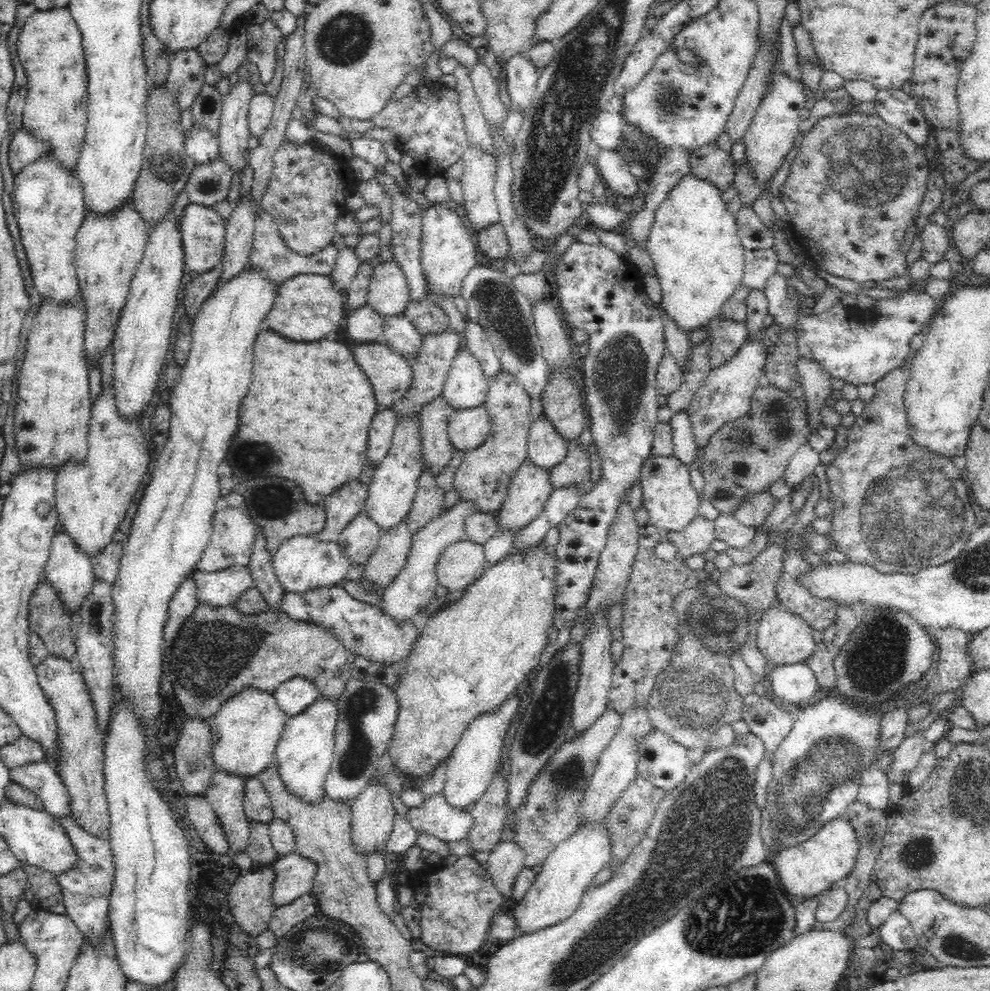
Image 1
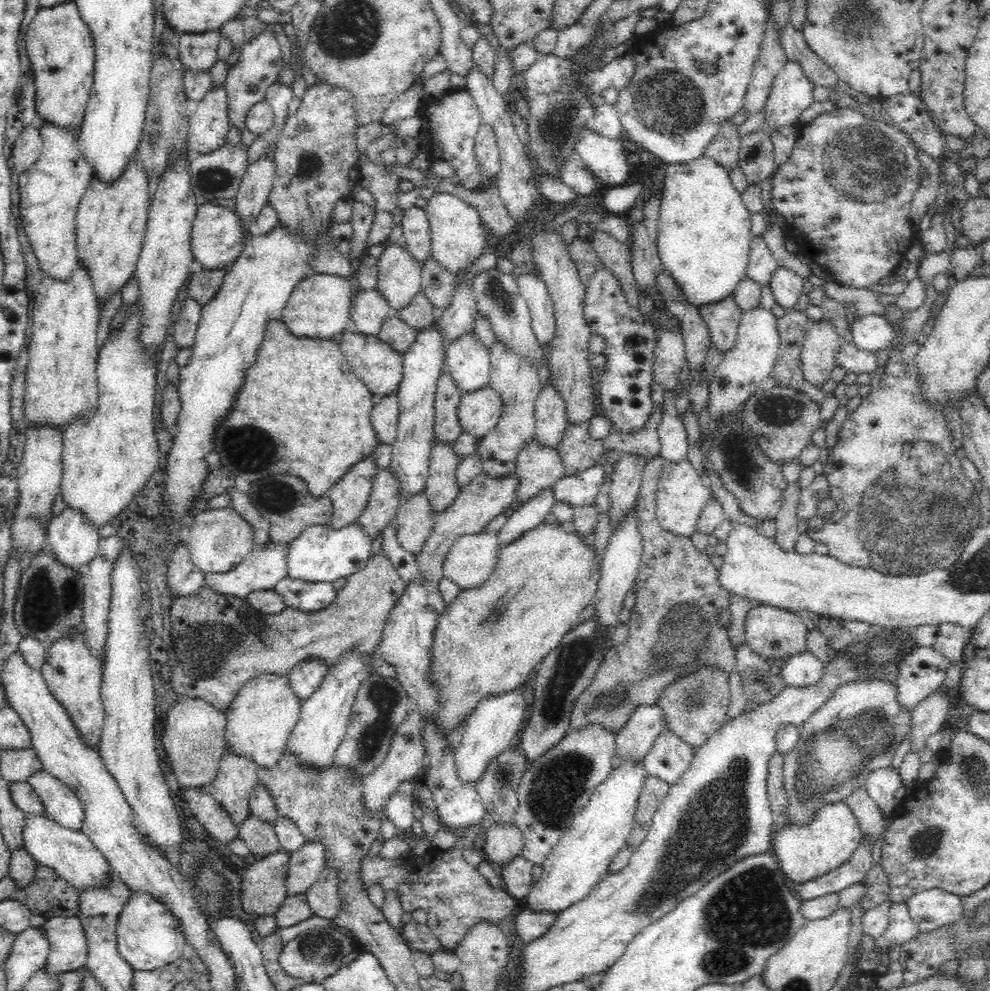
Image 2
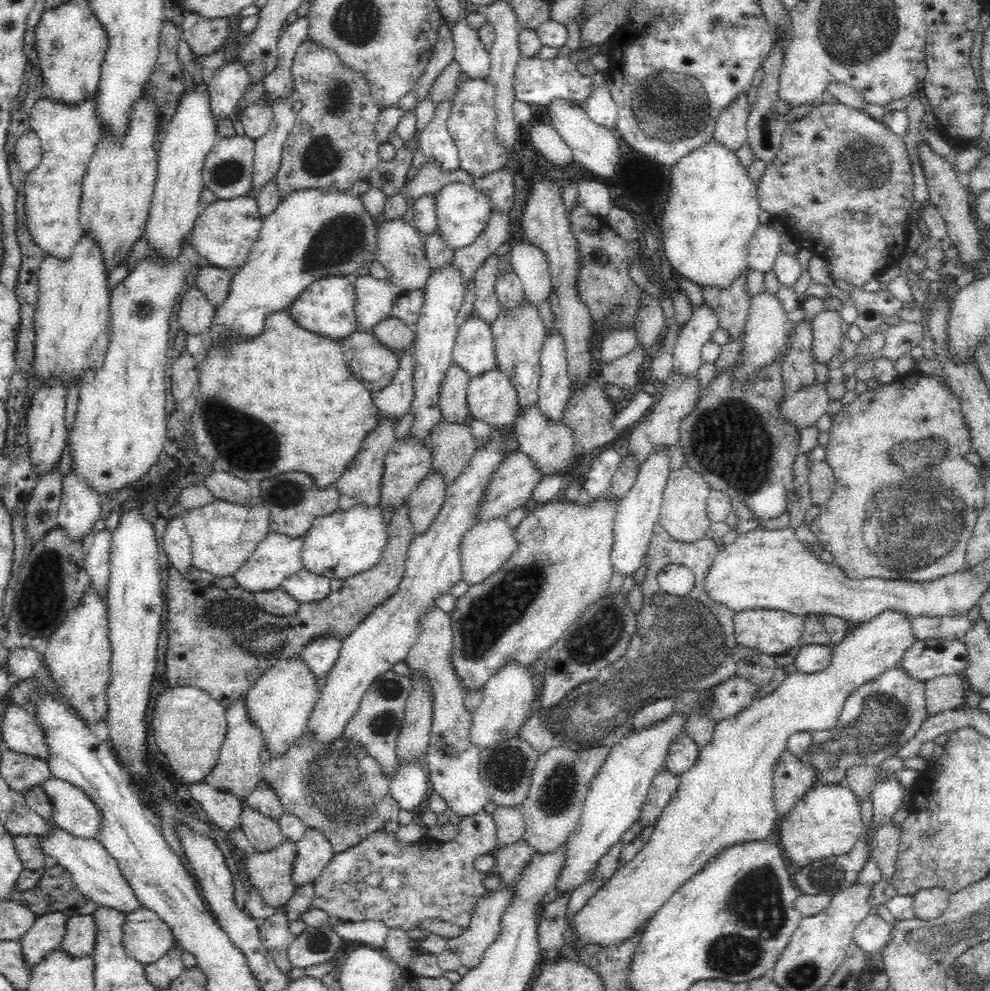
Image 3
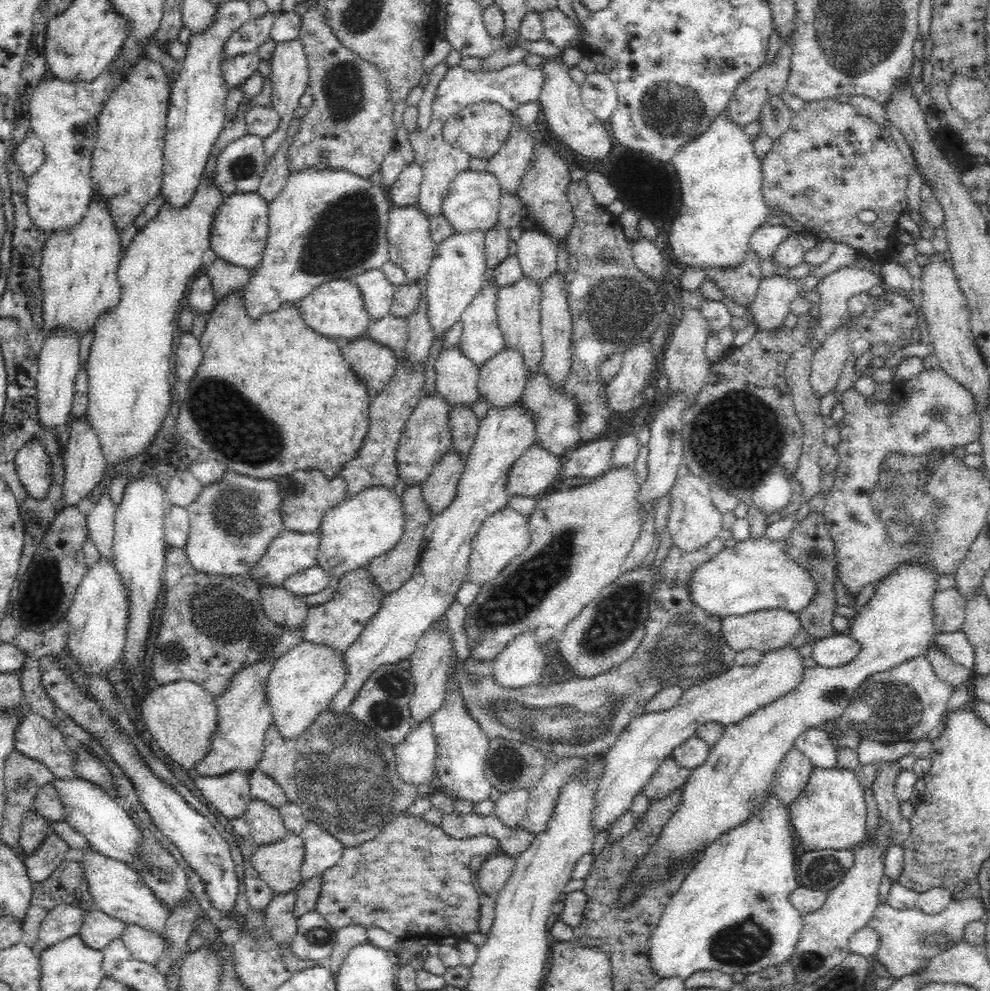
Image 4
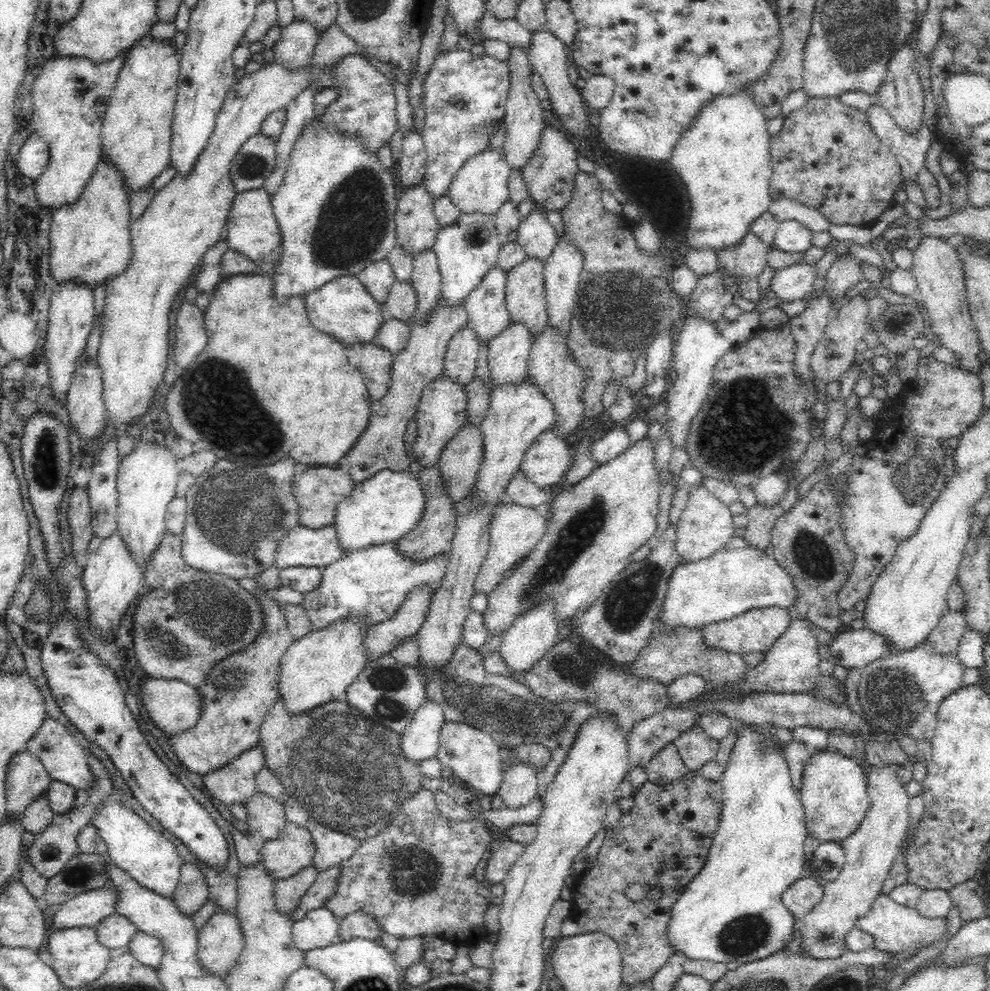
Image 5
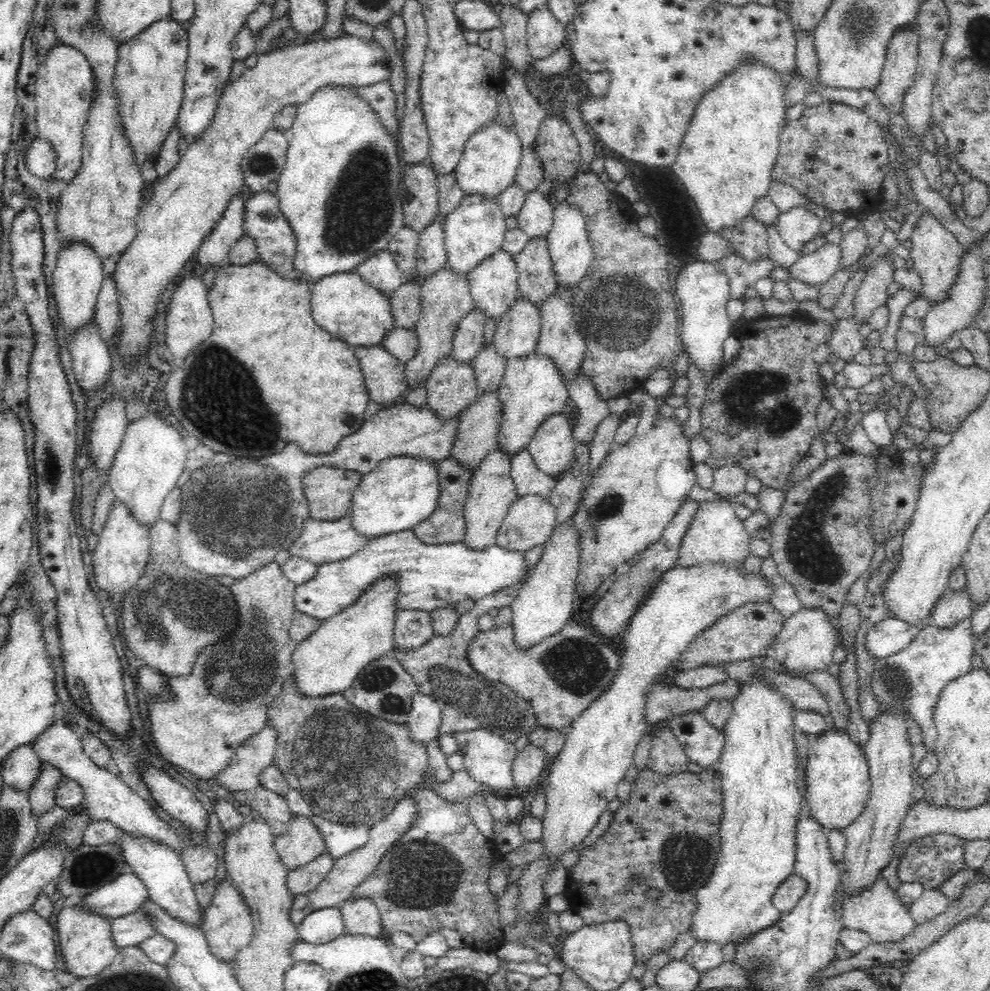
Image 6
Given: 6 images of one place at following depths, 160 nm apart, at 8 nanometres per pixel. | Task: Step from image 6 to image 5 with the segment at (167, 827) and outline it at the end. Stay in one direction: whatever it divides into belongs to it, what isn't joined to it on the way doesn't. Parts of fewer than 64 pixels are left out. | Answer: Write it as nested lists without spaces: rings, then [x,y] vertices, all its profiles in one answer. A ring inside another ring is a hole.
[[[46,717],[41,727],[28,740],[26,751],[36,756],[53,780],[72,786],[76,792],[85,792],[96,788],[96,777],[87,762],[86,751],[76,737],[61,723],[52,717]]]

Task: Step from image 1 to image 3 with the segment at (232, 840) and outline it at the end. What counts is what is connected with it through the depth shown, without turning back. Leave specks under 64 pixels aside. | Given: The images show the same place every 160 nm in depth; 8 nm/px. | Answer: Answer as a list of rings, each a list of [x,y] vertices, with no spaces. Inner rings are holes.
[[[245,694],[224,707],[224,712],[227,724],[225,740],[214,768],[203,780],[224,793],[232,793],[245,800],[246,796],[252,793],[263,779],[261,756],[265,746],[264,738],[255,722],[252,722],[251,716],[248,716]]]

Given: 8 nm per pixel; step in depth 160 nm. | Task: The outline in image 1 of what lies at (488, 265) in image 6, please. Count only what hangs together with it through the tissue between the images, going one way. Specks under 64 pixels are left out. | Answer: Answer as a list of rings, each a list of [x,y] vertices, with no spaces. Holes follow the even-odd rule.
[[[467,345],[460,346],[446,377],[442,397],[454,410],[484,405],[489,379]]]

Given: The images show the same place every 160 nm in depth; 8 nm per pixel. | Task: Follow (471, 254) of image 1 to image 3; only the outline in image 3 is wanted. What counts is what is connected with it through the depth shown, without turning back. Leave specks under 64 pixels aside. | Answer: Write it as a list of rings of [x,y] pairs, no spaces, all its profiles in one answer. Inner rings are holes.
[[[450,182],[435,194],[437,230],[450,248],[464,248],[472,244],[486,228],[493,206],[489,194],[473,184]]]

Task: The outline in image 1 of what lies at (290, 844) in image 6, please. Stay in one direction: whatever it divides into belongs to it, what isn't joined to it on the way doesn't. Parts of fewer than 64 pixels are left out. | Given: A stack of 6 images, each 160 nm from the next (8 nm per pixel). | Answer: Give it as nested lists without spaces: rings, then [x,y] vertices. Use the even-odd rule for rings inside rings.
[[[272,863],[256,865],[254,870],[241,875],[228,892],[231,913],[246,934],[257,936],[269,928],[277,906],[272,902],[272,888],[276,871]]]

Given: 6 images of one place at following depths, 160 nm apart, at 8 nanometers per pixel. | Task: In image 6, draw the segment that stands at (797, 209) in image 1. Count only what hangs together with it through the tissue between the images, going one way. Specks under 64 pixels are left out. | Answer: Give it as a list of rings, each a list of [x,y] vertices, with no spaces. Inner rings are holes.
[[[826,100],[818,106],[806,107],[803,115],[798,120],[789,120],[779,134],[779,153],[772,178],[791,184],[800,195],[807,194],[831,211],[848,210],[848,217],[862,212],[877,212],[883,196],[882,181],[890,162],[880,126],[869,114],[847,104]]]

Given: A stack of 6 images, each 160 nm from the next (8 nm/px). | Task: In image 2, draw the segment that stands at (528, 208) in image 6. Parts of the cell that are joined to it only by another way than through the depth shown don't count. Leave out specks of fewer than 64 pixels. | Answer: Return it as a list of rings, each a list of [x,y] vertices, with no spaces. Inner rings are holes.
[[[534,270],[533,274],[514,276],[517,281],[520,296],[526,300],[531,313],[531,328],[537,341],[551,345],[555,336],[554,304],[547,285]]]

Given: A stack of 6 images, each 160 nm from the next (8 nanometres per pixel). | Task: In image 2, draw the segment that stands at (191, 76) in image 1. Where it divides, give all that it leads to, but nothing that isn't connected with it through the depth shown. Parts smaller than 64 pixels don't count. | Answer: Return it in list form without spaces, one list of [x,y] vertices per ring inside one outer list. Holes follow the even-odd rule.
[[[218,29],[208,32],[184,32],[179,38],[179,67],[188,70],[210,70],[218,60]]]

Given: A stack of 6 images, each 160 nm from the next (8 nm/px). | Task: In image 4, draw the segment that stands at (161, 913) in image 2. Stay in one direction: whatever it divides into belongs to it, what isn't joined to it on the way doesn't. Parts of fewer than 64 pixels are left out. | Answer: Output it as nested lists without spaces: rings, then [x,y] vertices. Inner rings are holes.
[[[127,925],[121,936],[124,946],[134,959],[155,965],[165,951],[164,939],[138,925]]]

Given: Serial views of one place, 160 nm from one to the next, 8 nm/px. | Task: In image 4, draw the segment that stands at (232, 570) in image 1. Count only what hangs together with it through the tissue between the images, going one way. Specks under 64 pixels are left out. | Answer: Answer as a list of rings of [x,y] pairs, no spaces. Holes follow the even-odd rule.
[[[284,529],[280,534],[272,540],[268,550],[259,560],[255,567],[249,572],[250,578],[255,581],[260,580],[261,584],[268,586],[282,587],[287,576],[310,568],[319,564],[319,551],[322,546],[322,538],[319,530],[316,532],[296,532],[295,530]]]

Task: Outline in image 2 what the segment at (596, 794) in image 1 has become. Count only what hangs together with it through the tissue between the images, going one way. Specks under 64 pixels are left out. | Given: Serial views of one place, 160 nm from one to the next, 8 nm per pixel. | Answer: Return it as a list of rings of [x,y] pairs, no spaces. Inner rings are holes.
[[[657,703],[654,705],[640,705],[628,719],[628,722],[616,733],[616,756],[613,765],[618,764],[618,759],[626,761],[640,761],[646,757],[652,745],[666,729],[666,715]]]

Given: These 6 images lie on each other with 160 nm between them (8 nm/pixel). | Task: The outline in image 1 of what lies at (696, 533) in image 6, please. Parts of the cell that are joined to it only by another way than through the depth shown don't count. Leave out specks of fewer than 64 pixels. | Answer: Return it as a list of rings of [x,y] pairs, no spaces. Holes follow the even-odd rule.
[[[650,455],[641,468],[642,502],[650,515],[650,522],[667,531],[679,531],[687,527],[699,514],[698,509],[704,504],[704,498],[690,482],[688,466],[680,462],[674,455]]]

